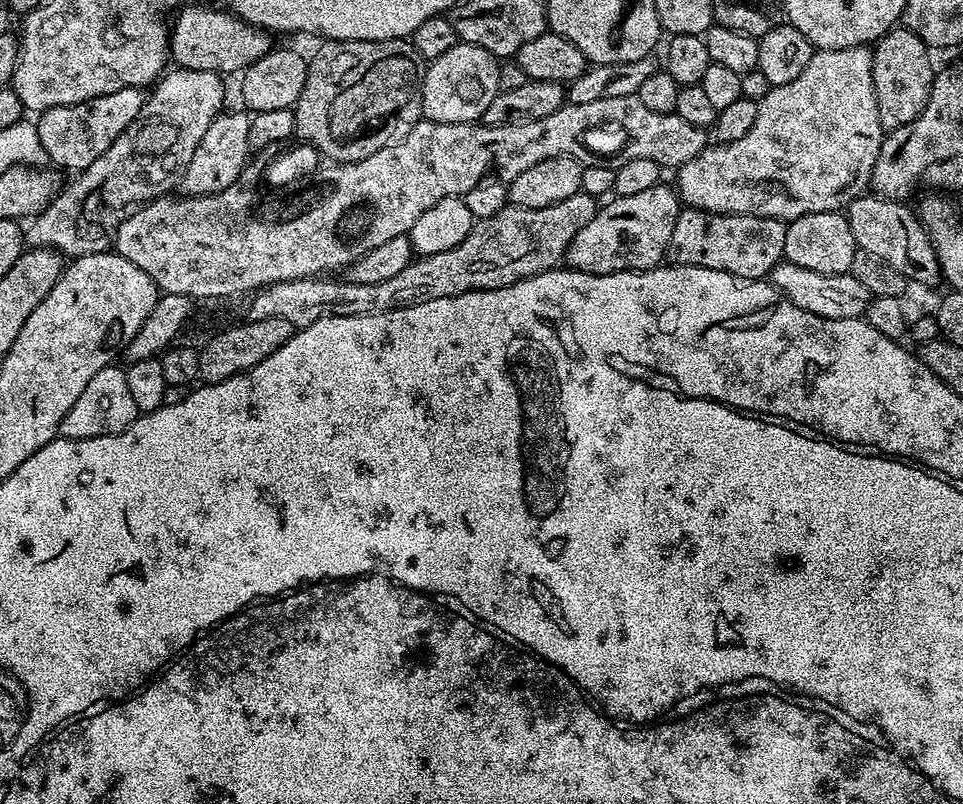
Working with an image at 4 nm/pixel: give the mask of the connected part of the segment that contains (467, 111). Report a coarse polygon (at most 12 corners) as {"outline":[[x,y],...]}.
{"outline":[[463,42],[423,69],[423,119],[471,124],[501,92],[501,61]]}

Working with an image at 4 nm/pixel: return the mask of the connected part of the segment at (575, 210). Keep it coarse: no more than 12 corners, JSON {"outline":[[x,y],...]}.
{"outline":[[578,191],[505,206],[377,284],[307,276],[257,291],[249,320],[299,330],[505,288],[555,269],[594,218]]}

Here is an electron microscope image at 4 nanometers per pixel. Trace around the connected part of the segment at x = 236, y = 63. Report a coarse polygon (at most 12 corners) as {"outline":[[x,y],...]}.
{"outline":[[184,6],[177,68],[240,74],[273,37],[224,10]]}

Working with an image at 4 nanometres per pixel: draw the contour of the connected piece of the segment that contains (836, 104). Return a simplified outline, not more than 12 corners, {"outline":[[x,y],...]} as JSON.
{"outline":[[872,48],[813,51],[750,131],[675,169],[689,208],[785,222],[872,183]]}

